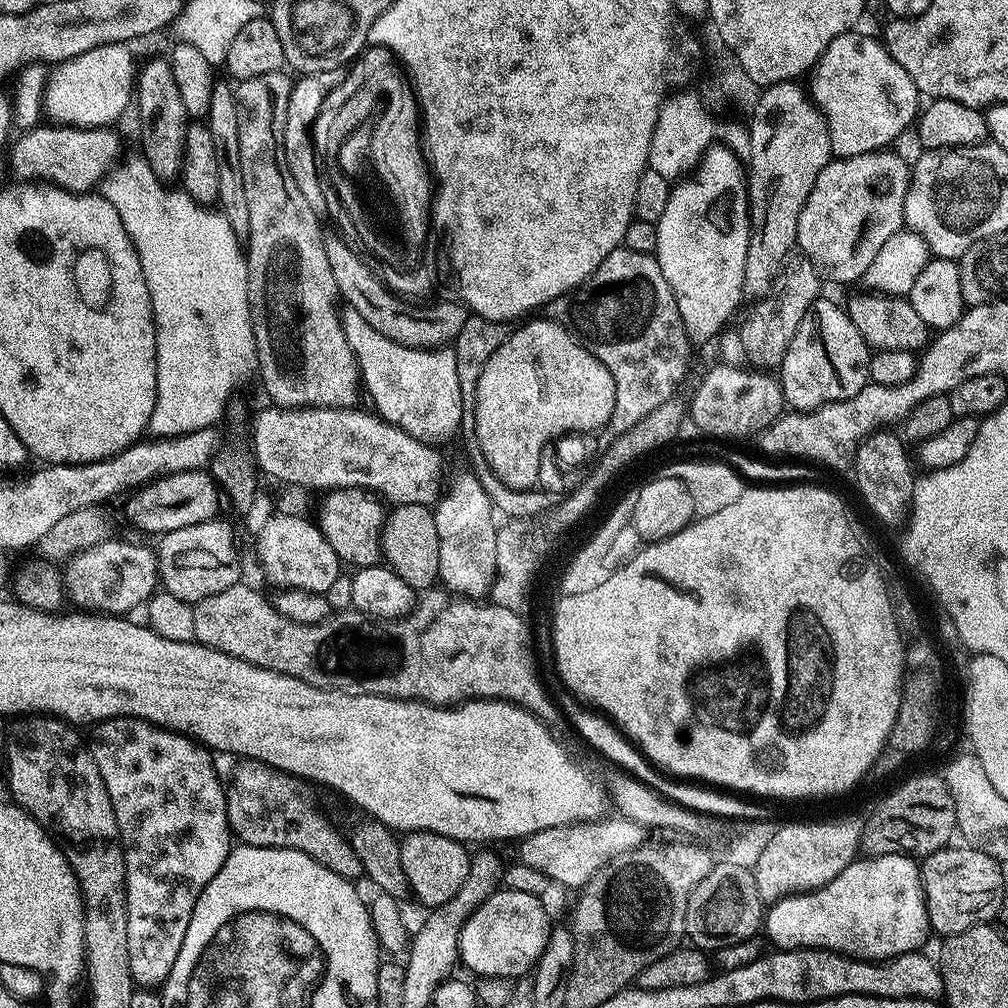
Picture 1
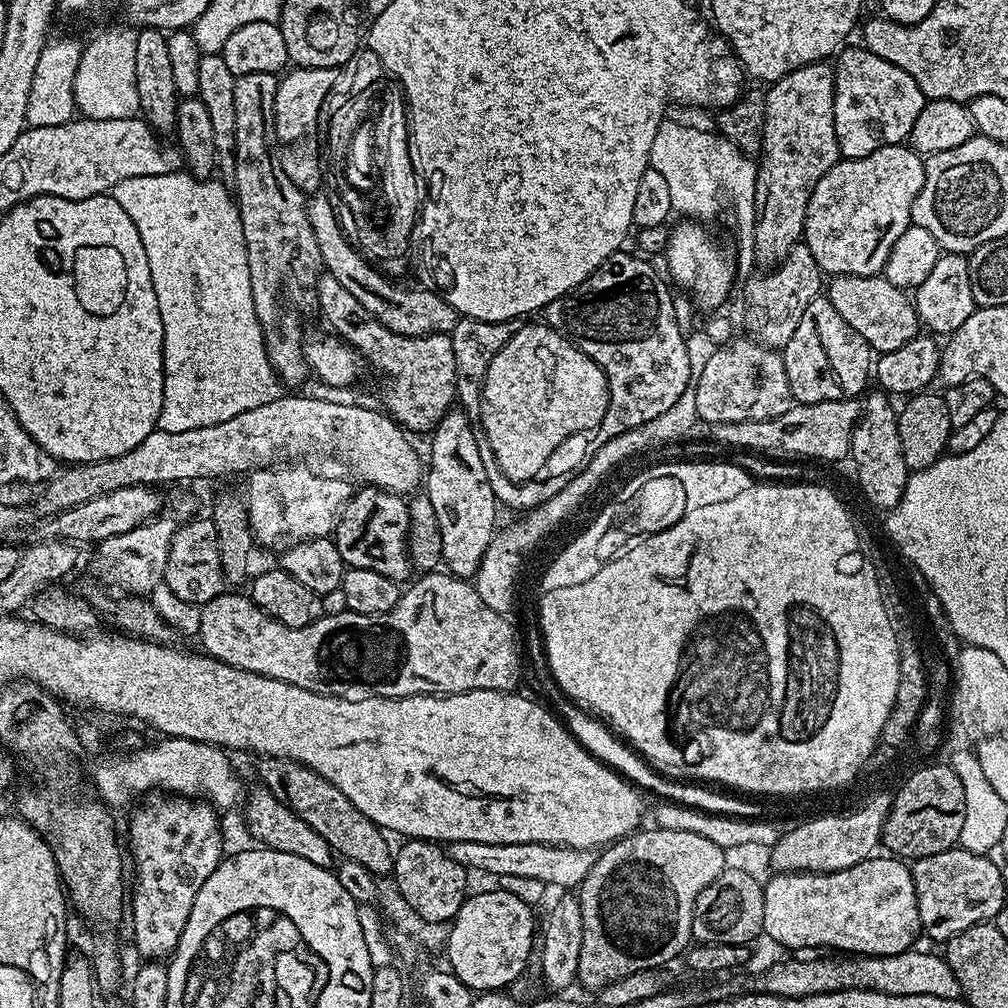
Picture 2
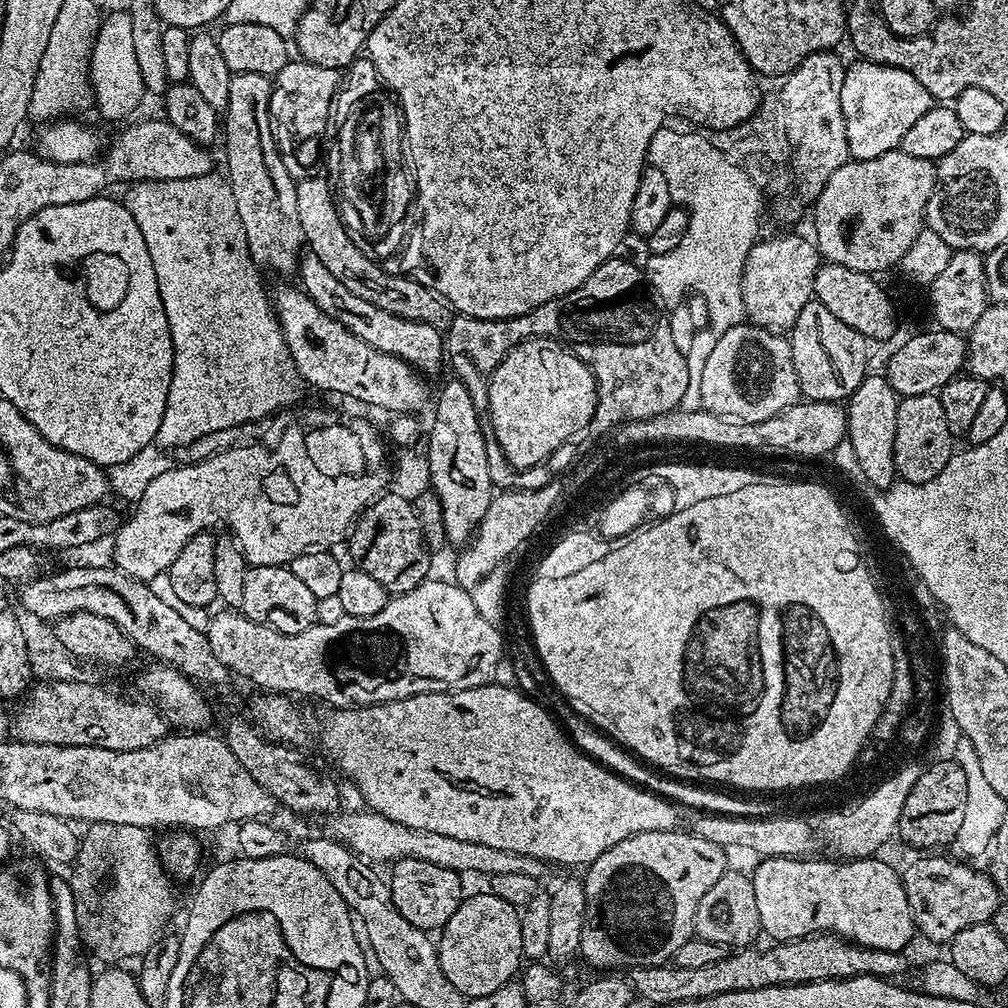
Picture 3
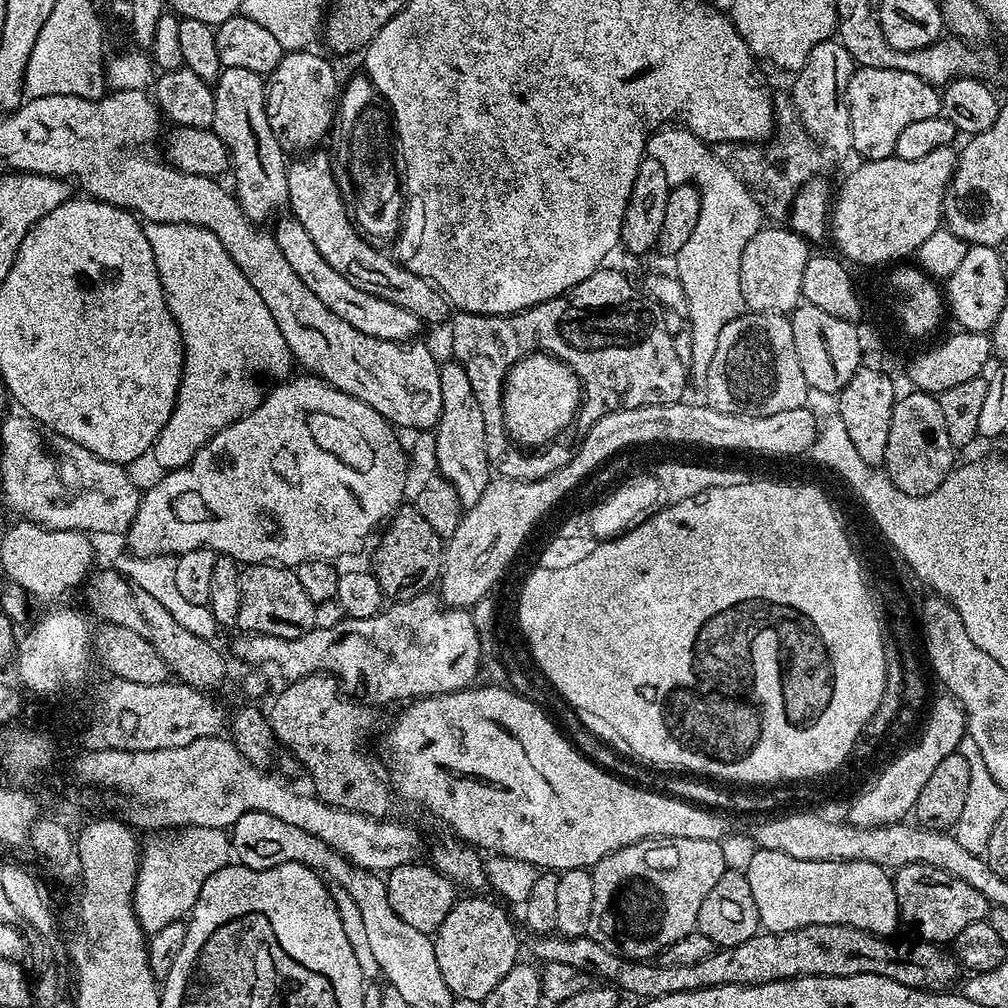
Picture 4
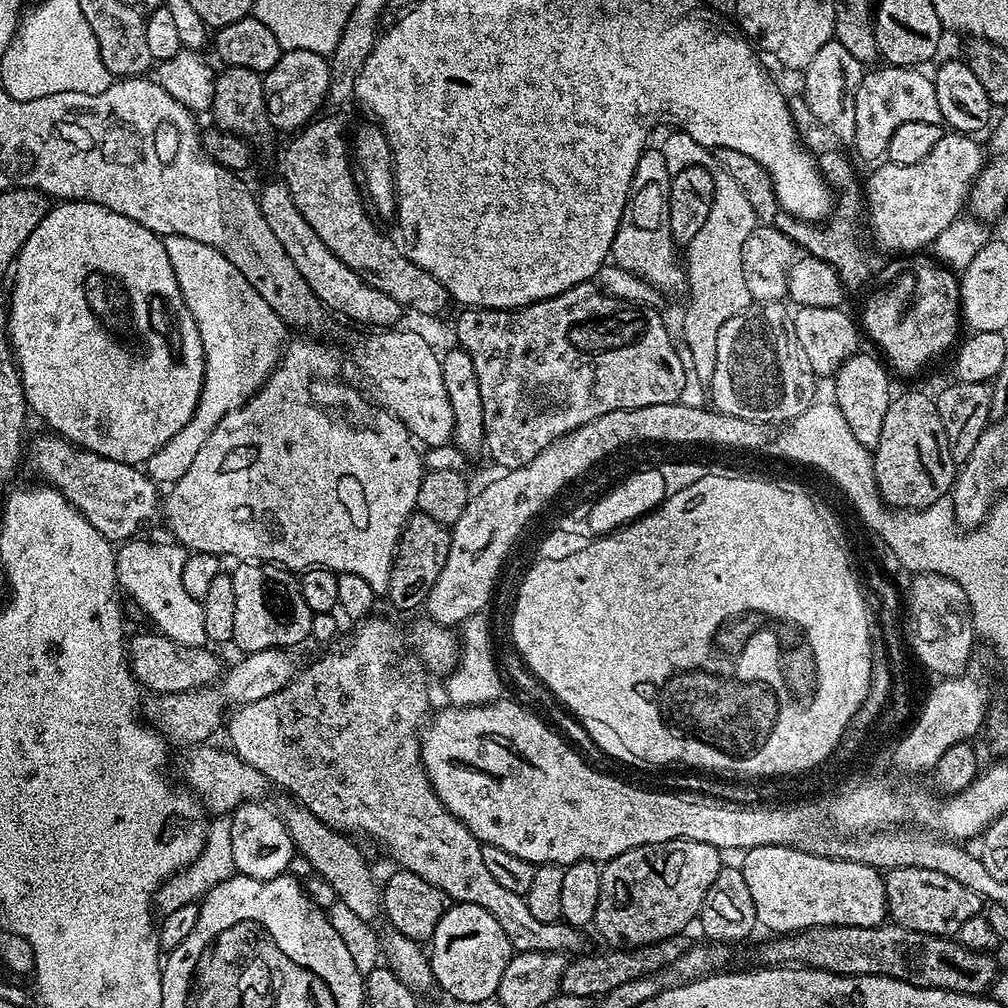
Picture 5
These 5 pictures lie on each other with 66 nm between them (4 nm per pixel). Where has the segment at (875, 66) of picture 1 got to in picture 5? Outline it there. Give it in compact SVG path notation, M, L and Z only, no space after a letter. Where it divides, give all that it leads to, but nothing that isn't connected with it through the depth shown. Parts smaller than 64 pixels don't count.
M880 66L877 72L865 71L862 82L856 91L854 106L854 126L856 139L854 149L864 160L880 162L888 155L890 138L898 126L905 122L941 123L938 110L938 94L931 75L923 76L923 71L915 67L897 68L895 66Z

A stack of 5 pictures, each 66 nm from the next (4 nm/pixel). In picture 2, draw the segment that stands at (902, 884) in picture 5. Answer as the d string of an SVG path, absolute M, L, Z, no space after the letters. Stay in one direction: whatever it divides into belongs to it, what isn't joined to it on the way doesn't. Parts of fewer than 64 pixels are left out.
M954 847L942 854L923 856L911 865L914 894L918 902L918 918L923 935L946 942L975 924L995 921L998 910L1006 902L1004 876L987 855Z

